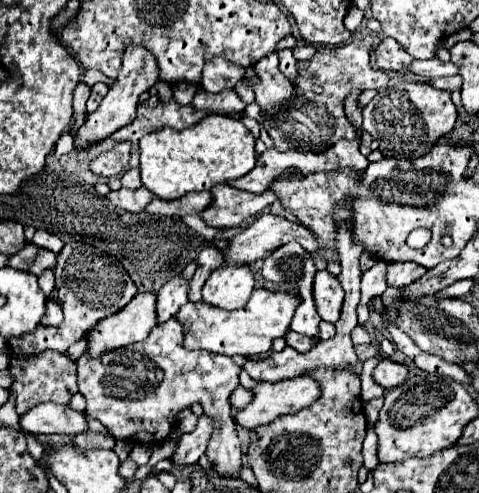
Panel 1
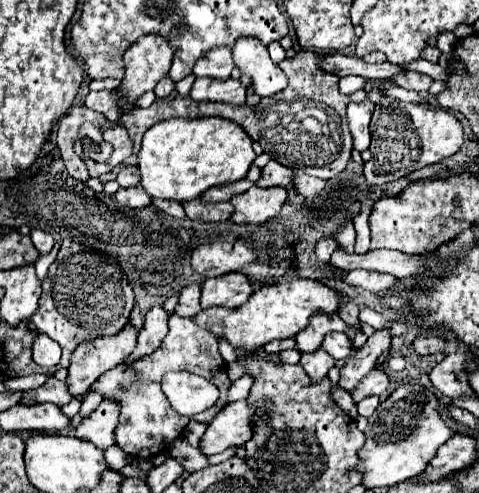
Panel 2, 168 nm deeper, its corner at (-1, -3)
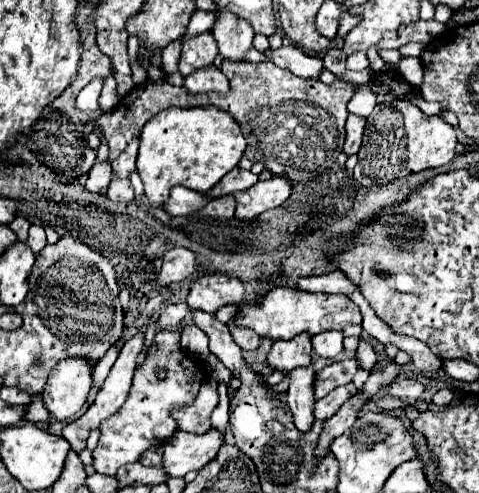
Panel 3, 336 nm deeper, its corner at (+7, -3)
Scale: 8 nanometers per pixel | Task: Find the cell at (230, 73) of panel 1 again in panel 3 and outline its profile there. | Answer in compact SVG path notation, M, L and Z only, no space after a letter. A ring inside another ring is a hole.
M202 33L200 37L182 39L182 57L178 69L184 77L190 73L210 67L218 55L218 45L212 33Z

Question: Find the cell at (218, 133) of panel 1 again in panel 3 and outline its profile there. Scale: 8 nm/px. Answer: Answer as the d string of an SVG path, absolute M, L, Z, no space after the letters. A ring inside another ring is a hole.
M170 107L156 113L140 131L138 173L150 203L164 205L174 185L196 191L210 191L228 171L232 171L246 149L240 125L230 113L216 107Z

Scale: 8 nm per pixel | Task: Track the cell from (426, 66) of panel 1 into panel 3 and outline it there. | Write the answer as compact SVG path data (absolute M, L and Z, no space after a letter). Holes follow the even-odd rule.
M284 45L280 49L270 49L266 55L270 57L272 63L278 63L280 67L292 71L298 77L318 79L320 73L324 71L322 57L308 55L308 53L304 53L302 49L298 49L294 45Z

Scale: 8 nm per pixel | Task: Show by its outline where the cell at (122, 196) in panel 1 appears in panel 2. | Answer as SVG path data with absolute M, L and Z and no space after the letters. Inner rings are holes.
M134 185L128 189L120 187L116 191L116 199L120 205L126 205L126 207L148 207L150 205L150 197L142 185Z

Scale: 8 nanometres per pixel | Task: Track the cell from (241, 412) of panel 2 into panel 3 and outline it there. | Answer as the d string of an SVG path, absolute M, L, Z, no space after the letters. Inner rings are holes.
M214 427L202 435L176 431L164 445L164 467L170 473L168 477L184 477L192 469L202 469L216 457L222 445L224 435Z

